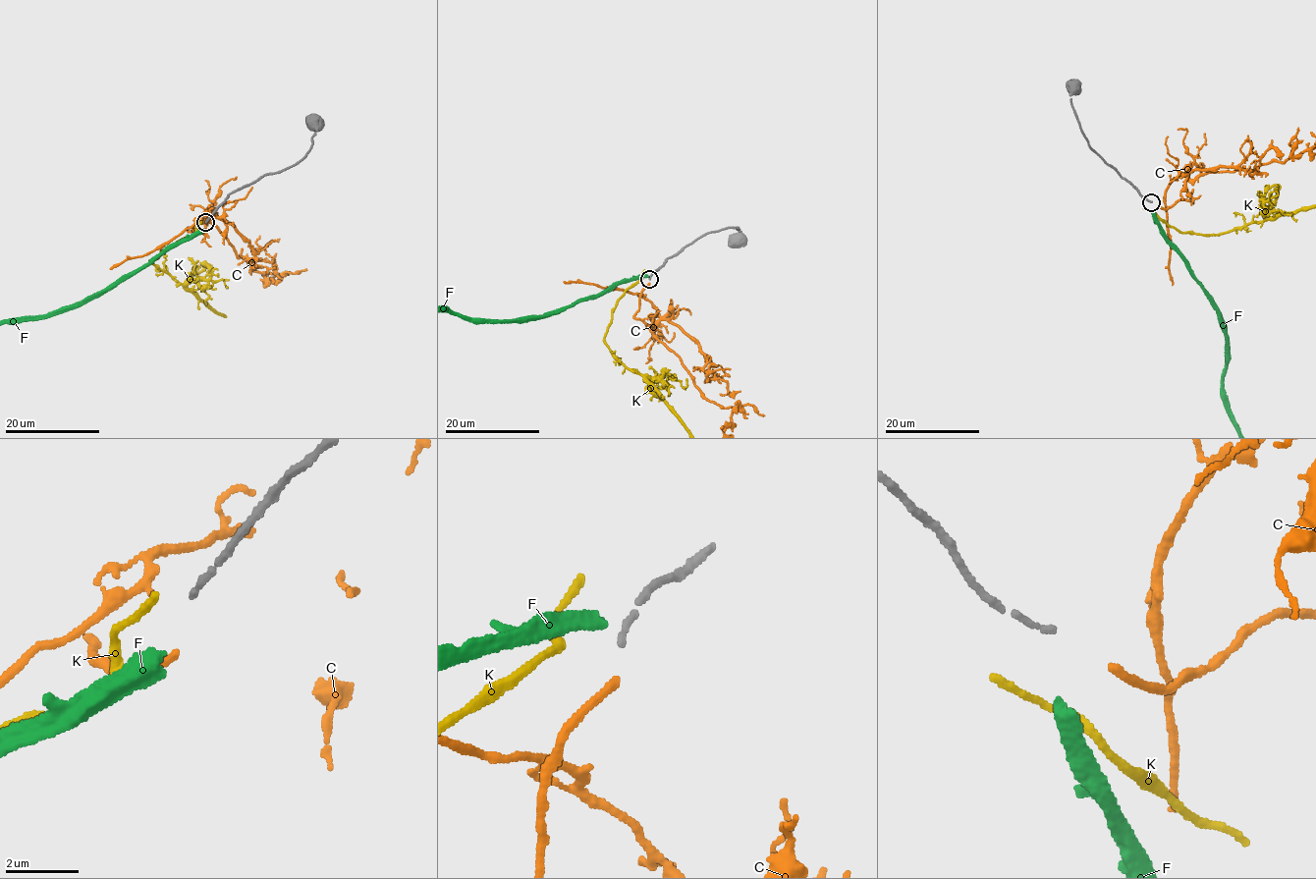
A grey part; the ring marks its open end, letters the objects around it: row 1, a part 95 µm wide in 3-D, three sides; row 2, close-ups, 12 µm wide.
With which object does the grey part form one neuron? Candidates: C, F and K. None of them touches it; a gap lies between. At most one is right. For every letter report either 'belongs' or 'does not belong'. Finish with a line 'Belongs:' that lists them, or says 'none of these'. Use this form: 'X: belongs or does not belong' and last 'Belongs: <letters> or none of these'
C: belongs
F: does not belong
K: does not belong
Belongs: C

